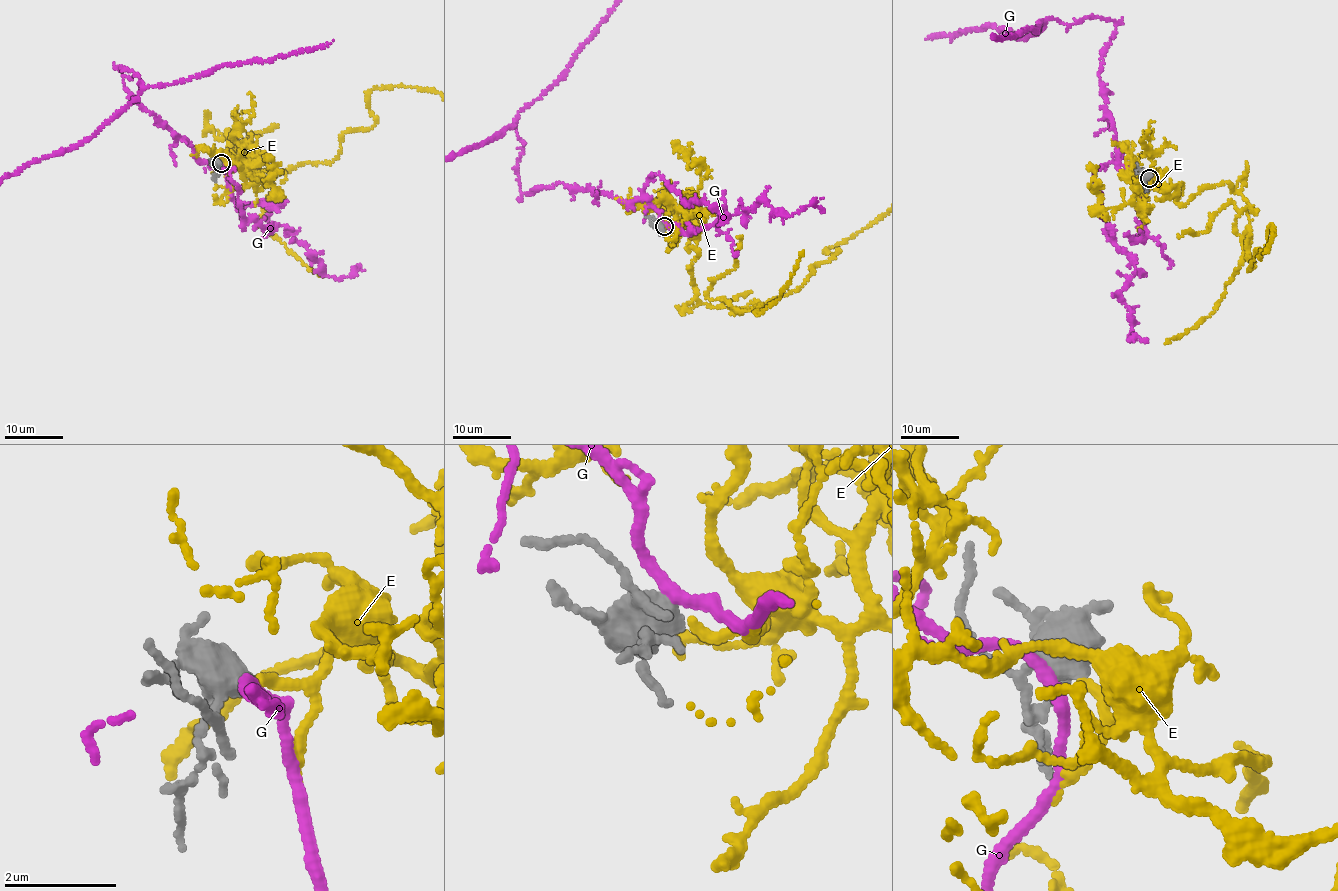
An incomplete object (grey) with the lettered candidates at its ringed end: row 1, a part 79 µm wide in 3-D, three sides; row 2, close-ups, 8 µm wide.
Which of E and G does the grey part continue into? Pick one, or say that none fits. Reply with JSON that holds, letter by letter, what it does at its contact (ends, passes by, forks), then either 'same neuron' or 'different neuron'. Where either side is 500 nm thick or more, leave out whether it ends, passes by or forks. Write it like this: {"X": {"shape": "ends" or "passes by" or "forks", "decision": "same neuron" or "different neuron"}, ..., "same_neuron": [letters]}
{"E": {"shape": "passes by", "decision": "same neuron"}, "G": {"shape": "passes by", "decision": "different neuron"}, "same_neuron": ["E"]}

